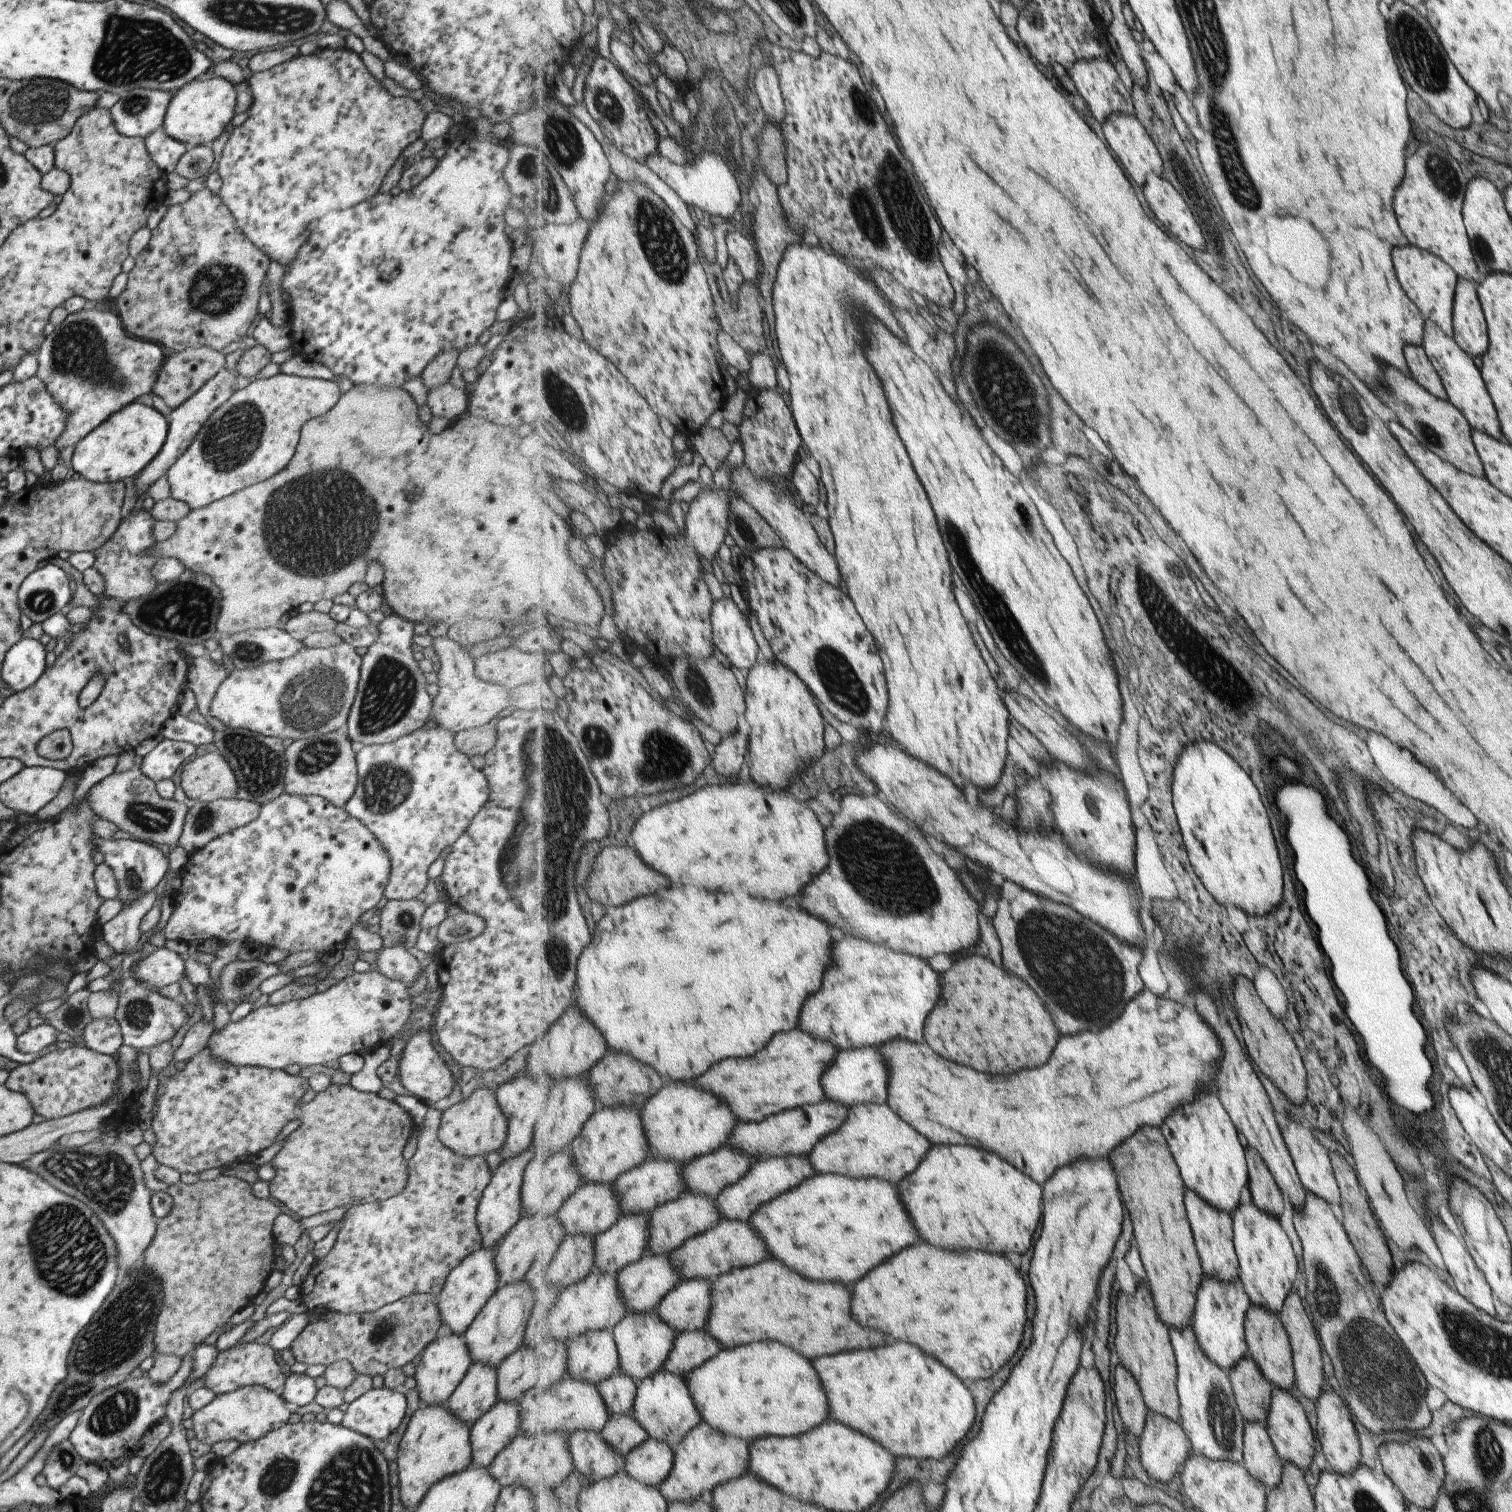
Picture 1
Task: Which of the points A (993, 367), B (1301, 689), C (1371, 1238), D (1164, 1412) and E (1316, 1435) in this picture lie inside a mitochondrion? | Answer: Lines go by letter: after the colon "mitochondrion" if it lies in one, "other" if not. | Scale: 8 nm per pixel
A: mitochondrion
B: other
C: other
D: other
E: other

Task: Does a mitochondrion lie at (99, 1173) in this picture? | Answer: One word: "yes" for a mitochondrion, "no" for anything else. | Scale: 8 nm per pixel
yes

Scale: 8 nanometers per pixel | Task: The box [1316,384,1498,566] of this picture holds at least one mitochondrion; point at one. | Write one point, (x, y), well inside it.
(1431, 437)

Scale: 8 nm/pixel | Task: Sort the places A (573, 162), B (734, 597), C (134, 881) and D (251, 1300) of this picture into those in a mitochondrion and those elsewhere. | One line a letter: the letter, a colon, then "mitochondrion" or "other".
A: mitochondrion
B: other
C: mitochondrion
D: other

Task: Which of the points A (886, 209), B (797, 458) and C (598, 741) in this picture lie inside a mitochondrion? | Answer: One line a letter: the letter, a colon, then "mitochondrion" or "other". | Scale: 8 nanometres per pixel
A: mitochondrion
B: other
C: mitochondrion

